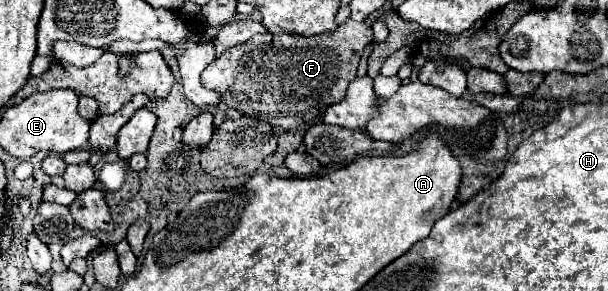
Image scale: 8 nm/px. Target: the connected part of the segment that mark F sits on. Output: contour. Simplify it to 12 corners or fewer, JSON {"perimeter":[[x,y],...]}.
{"perimeter":[[373,30],[257,34],[205,68],[228,107],[288,131],[345,98]]}

